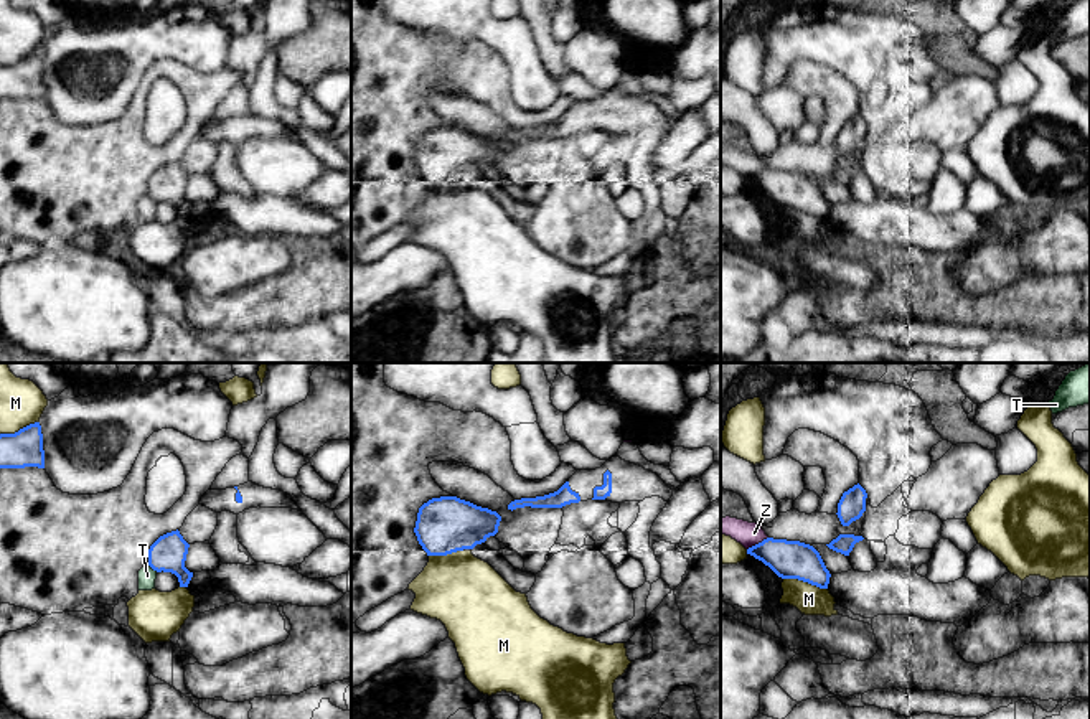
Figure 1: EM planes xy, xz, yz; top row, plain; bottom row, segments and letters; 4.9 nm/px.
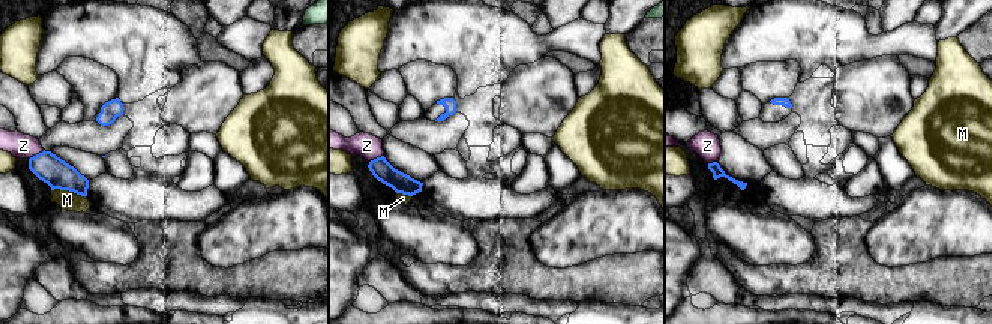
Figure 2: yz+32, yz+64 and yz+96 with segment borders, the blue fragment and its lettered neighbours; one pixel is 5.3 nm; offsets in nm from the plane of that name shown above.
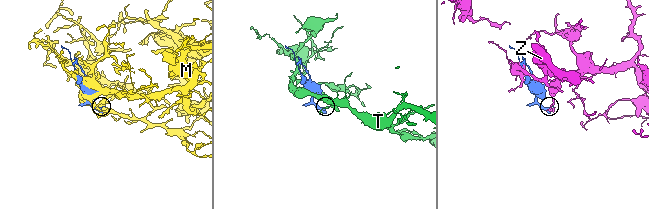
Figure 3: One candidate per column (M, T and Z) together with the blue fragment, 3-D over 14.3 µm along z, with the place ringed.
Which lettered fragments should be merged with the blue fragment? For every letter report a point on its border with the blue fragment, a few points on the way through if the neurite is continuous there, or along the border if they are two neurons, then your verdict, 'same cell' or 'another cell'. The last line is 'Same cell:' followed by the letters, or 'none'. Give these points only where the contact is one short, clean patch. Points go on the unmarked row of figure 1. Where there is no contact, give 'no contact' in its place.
M: meets blue in yz at (805, 211); another cell
T: meets blue in xy at (152, 198); another cell
Z: meets blue in yz at (759, 173); another cell
Same cell: none

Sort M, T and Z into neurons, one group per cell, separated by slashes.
M / T / Z

